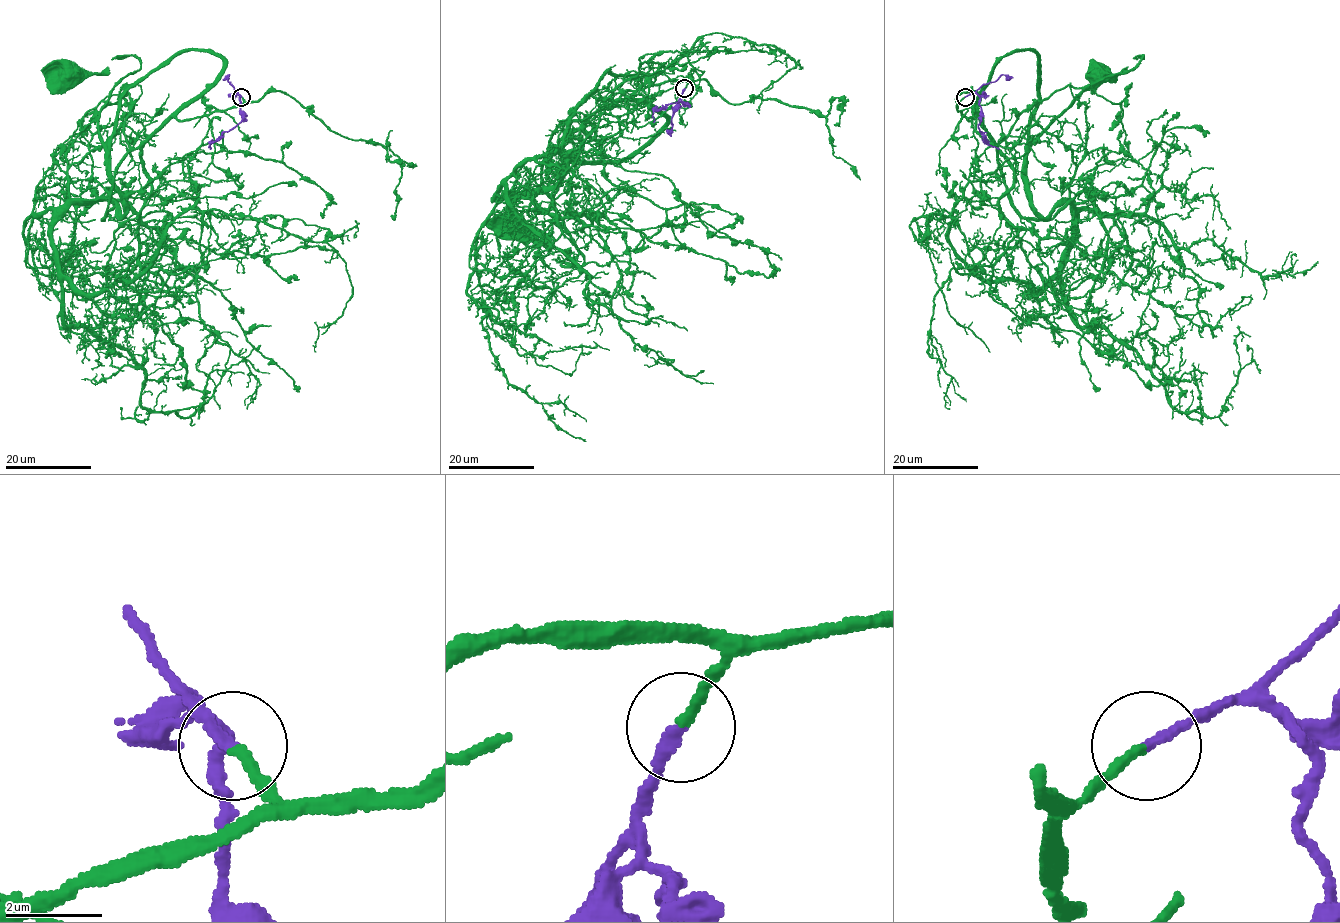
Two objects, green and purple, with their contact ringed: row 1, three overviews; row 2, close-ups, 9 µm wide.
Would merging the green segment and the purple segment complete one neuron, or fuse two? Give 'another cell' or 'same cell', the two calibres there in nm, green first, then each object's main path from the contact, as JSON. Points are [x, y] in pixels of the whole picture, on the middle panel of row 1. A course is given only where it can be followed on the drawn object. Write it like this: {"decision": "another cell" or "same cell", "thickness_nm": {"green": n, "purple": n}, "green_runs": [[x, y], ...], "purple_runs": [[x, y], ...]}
{"decision": "same cell", "thickness_nm": {"green": 190, "purple": 220}, "green_runs": [[685, 88], [627, 90], [569, 125], [567, 158], [548, 155], [541, 184], [581, 265], [558, 263], [512, 220]], "purple_runs": [[685, 88], [681, 95], [685, 104], [676, 101], [657, 109], [652, 115], [653, 122]]}

